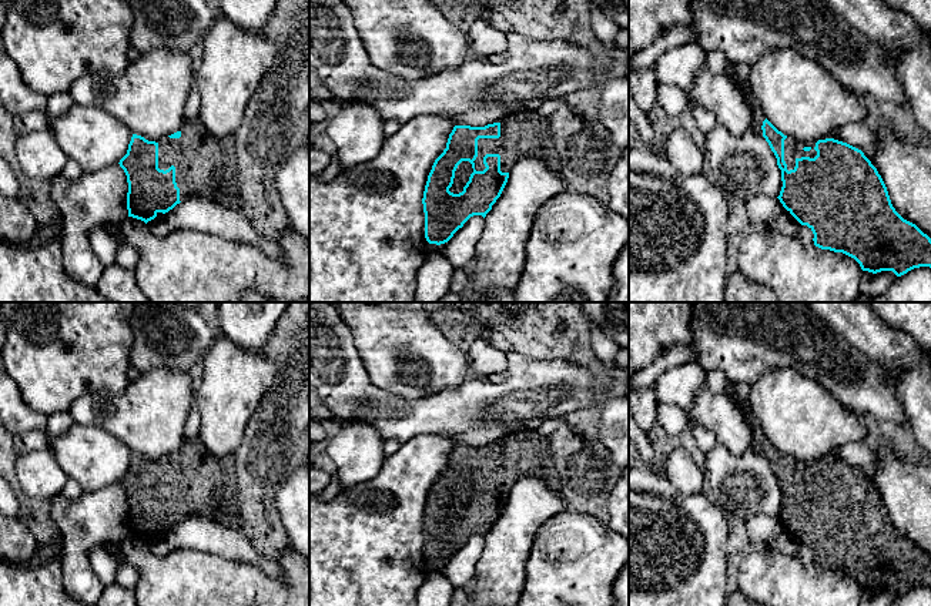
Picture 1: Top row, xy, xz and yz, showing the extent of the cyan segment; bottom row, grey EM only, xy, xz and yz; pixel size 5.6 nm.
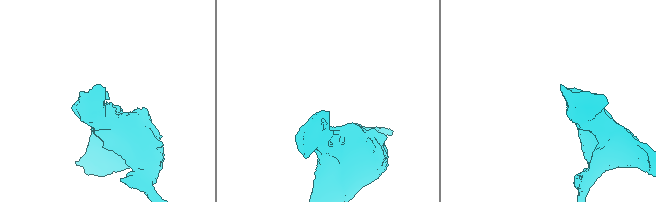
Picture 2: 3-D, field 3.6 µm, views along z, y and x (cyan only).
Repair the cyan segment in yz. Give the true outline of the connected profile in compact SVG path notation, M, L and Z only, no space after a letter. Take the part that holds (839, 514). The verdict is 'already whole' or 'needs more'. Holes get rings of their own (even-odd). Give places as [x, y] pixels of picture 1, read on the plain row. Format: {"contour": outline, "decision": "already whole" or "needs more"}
{"contour": "M736 404L753 431L751 451L763 455L777 478L783 506L778 522L814 553L814 565L854 577L863 590L893 590L897 596L920 586L931 587L931 558L893 526L887 506L864 472L847 462L825 458L800 462L778 451L753 418L749 404Z", "decision": "needs more"}

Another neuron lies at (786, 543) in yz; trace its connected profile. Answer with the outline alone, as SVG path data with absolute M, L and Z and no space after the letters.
M783 530L767 548L771 548L784 555L797 556L800 542L788 532Z

